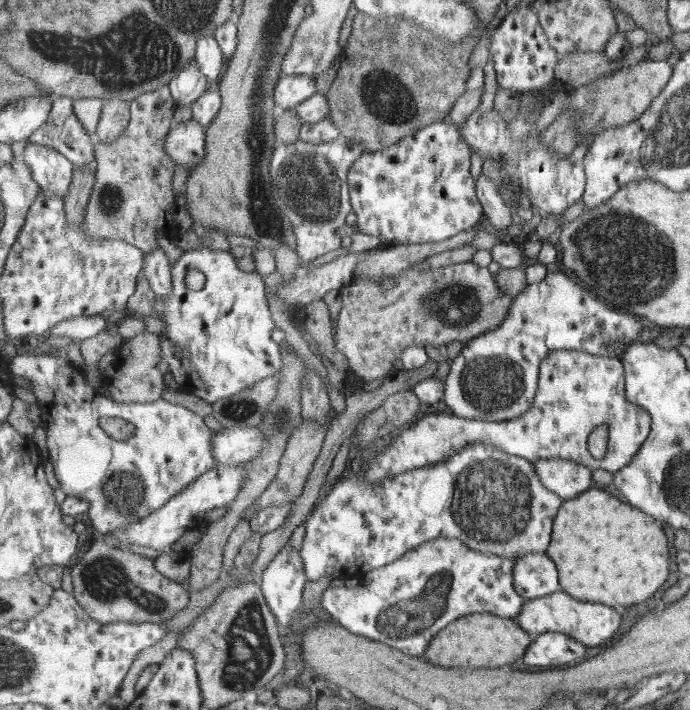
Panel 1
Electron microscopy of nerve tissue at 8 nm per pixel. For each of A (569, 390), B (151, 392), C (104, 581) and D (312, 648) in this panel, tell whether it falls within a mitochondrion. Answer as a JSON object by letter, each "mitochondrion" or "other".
{"A":"other","B":"other","C":"mitochondrion","D":"other"}

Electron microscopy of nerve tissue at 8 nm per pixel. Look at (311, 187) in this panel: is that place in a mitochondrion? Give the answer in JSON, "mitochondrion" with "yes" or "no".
{"mitochondrion":"yes"}

